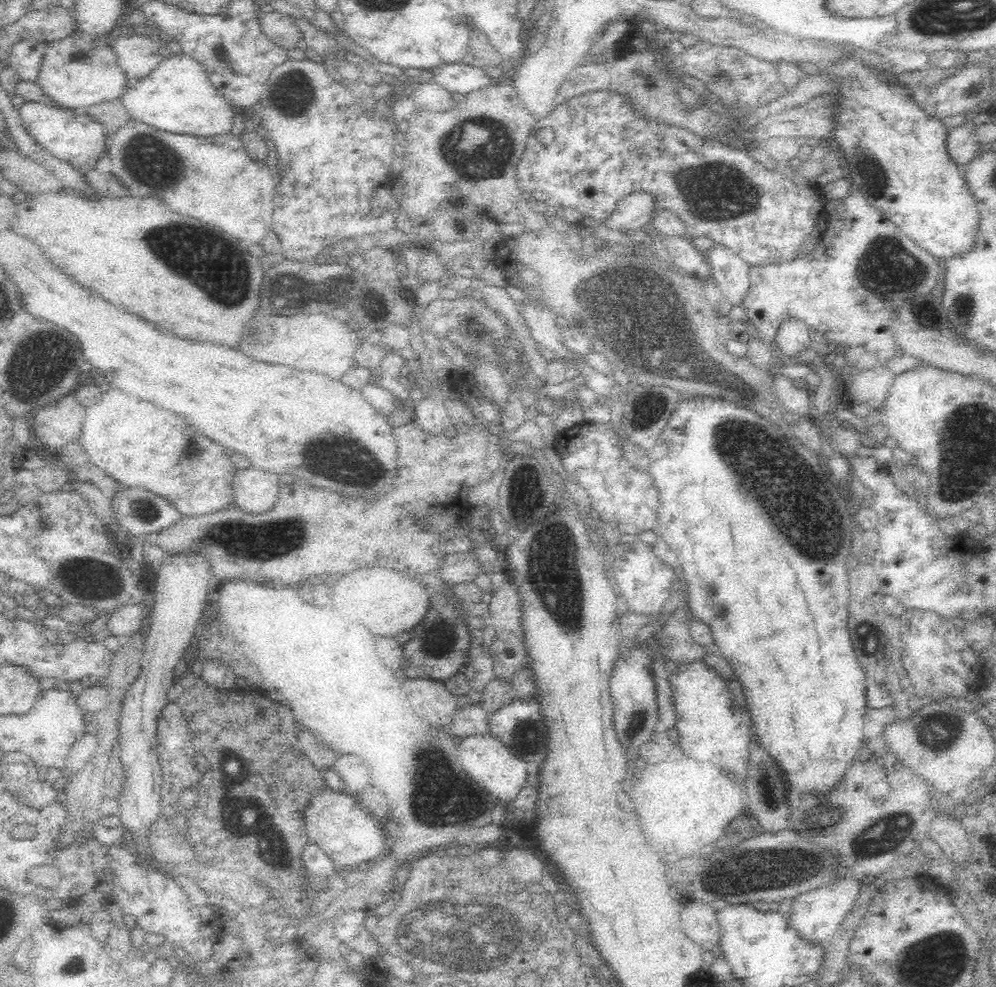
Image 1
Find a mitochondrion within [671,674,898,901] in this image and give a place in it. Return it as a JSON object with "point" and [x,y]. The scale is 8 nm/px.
{"point":[770,864]}

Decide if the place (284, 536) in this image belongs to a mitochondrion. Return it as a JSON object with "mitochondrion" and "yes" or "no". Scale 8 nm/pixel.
{"mitochondrion":"yes"}

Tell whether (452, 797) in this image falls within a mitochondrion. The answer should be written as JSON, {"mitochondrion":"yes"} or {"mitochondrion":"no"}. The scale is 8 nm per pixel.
{"mitochondrion":"yes"}

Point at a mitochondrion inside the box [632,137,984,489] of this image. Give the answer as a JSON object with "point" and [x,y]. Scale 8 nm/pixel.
{"point":[906,270]}

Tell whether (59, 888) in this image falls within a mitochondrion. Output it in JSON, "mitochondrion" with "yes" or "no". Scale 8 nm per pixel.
{"mitochondrion":"no"}

